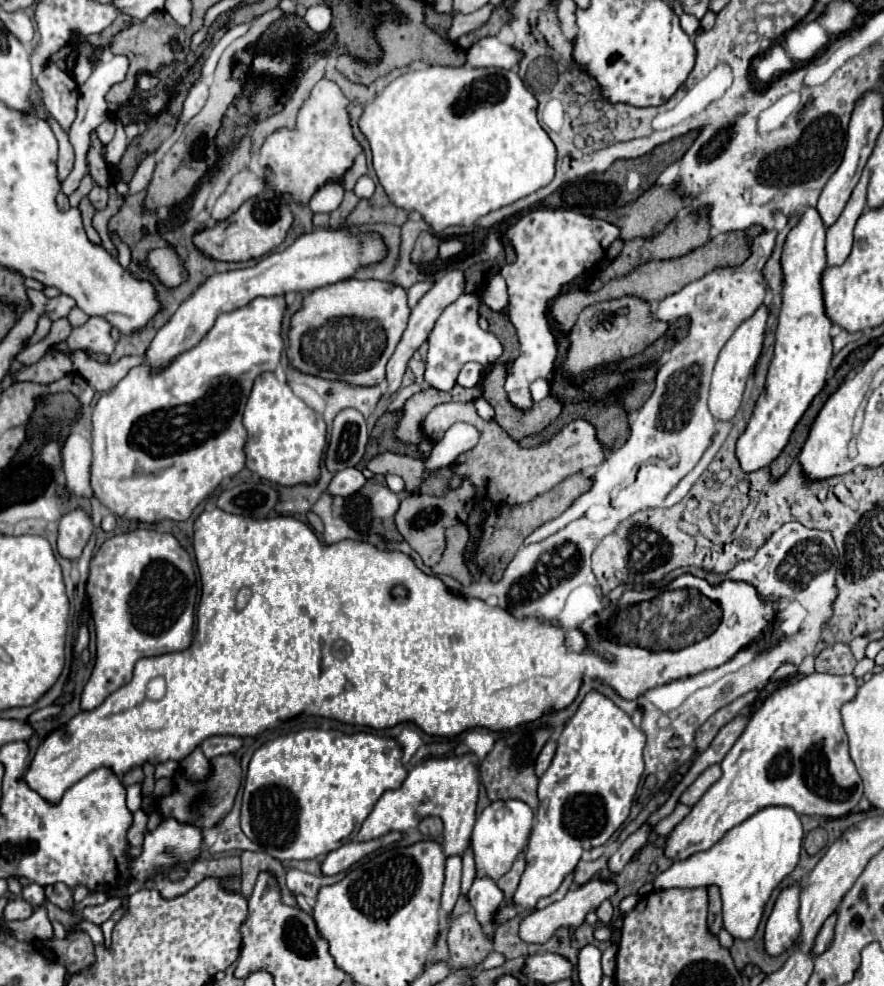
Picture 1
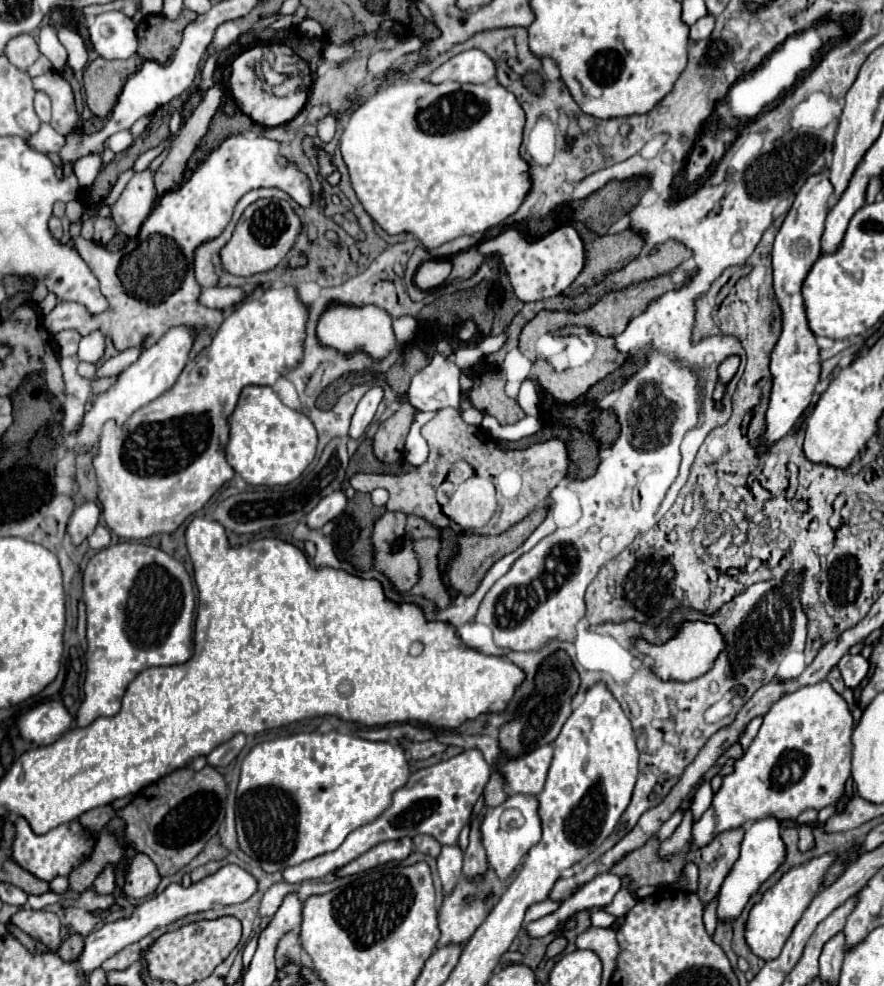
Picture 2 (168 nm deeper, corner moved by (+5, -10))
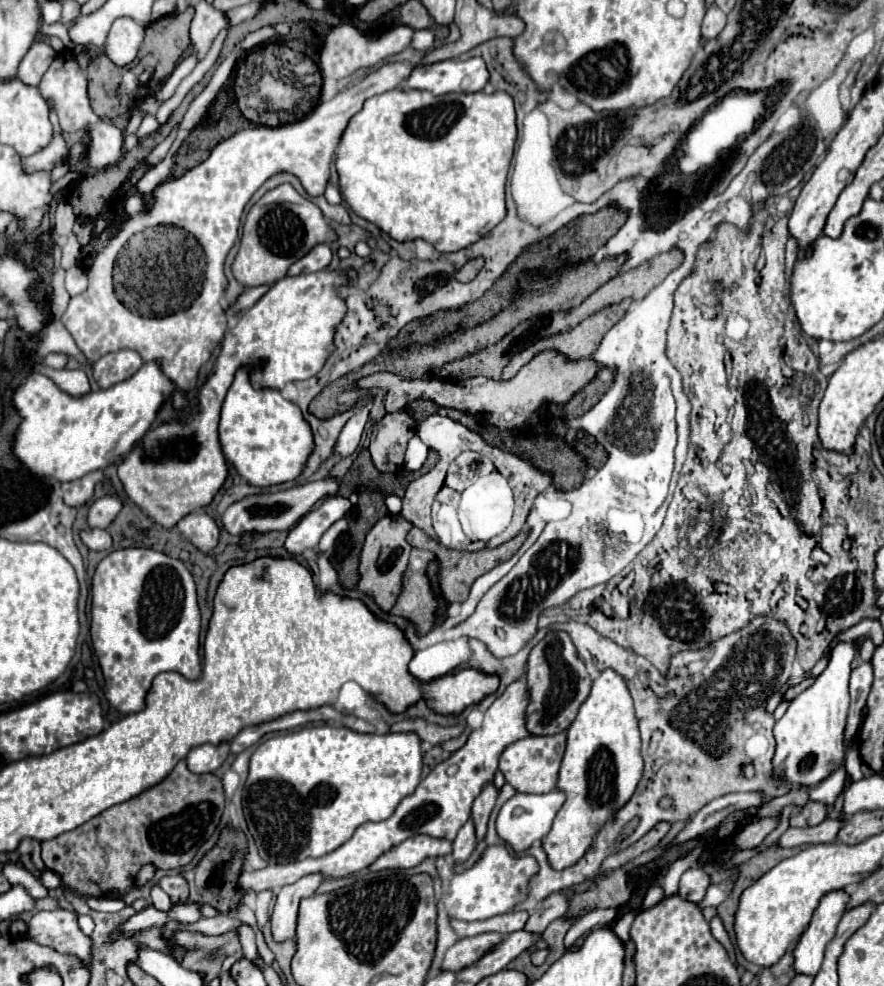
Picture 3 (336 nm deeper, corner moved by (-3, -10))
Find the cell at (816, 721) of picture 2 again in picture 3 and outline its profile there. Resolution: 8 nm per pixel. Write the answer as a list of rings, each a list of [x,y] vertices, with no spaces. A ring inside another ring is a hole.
[[[838,641],[830,651],[828,667],[806,691],[802,691],[802,695],[792,699],[788,711],[774,727],[778,745],[772,765],[776,775],[784,775],[792,785],[816,787],[824,777],[844,763],[844,725],[850,707],[848,679],[856,655],[858,651],[854,641]]]

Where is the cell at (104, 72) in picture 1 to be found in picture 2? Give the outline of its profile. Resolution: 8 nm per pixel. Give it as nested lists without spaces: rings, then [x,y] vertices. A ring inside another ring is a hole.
[[[50,125],[50,131],[42,131],[40,129],[36,135],[32,135],[28,139],[28,143],[30,143],[32,149],[42,151],[42,153],[58,153],[66,145],[66,138],[60,134],[55,134]]]

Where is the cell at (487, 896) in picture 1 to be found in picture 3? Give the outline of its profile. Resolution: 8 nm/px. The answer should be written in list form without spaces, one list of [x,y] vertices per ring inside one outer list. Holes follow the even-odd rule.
[[[486,783],[486,785],[482,787],[482,791],[480,791],[480,795],[474,799],[474,805],[472,805],[472,819],[474,819],[474,825],[476,825],[478,841],[484,839],[486,823],[488,823],[490,811],[494,809],[496,797],[498,797],[498,789],[494,787],[494,783]]]

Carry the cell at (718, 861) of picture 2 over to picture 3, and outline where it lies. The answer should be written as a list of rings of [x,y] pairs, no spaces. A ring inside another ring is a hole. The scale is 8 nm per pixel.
[[[764,817],[746,823],[732,839],[736,849],[752,849],[758,847],[780,823],[780,817]]]

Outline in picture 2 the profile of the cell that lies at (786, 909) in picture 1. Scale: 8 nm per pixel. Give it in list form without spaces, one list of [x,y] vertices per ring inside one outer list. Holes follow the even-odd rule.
[[[822,855],[822,857],[816,857],[804,865],[790,869],[772,889],[768,889],[762,895],[760,903],[756,903],[752,907],[750,917],[748,917],[748,925],[746,925],[746,941],[758,957],[762,957],[766,961],[778,957],[778,951],[782,951],[782,943],[786,943],[786,939],[790,937],[790,931],[794,929],[794,925],[802,917],[804,909],[810,905],[810,901],[818,893],[824,873],[830,867],[830,863],[836,861],[836,857],[838,855]]]

